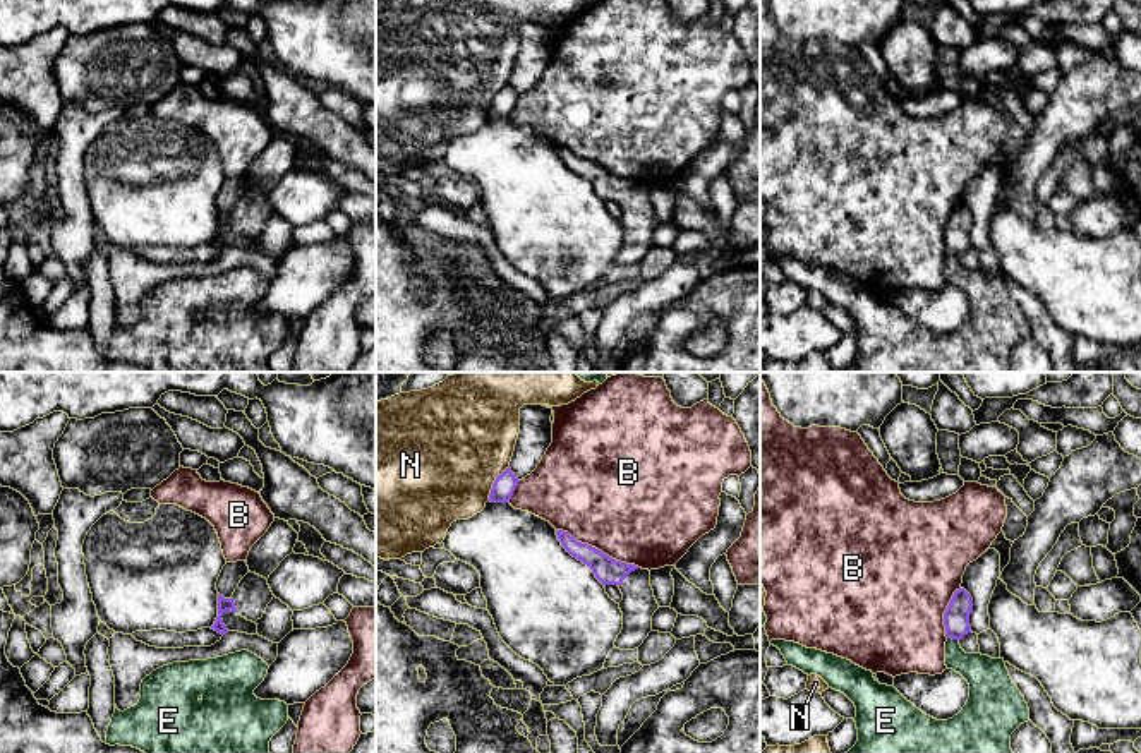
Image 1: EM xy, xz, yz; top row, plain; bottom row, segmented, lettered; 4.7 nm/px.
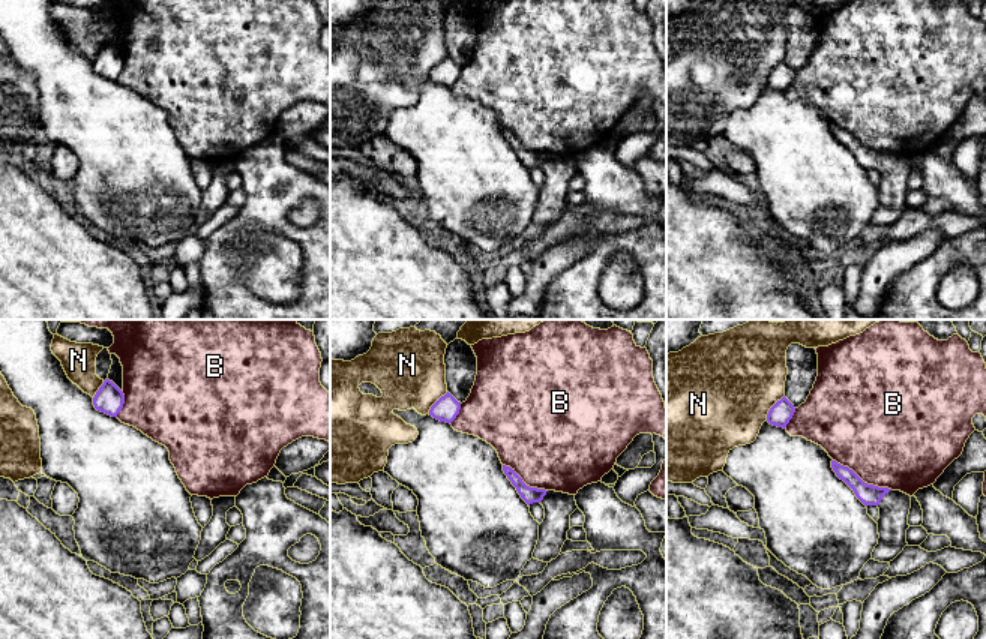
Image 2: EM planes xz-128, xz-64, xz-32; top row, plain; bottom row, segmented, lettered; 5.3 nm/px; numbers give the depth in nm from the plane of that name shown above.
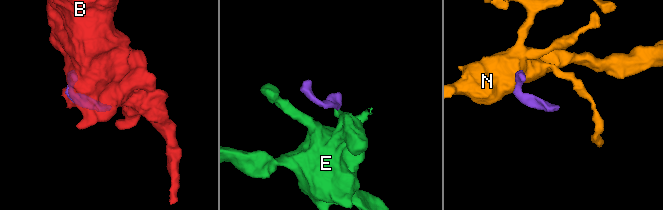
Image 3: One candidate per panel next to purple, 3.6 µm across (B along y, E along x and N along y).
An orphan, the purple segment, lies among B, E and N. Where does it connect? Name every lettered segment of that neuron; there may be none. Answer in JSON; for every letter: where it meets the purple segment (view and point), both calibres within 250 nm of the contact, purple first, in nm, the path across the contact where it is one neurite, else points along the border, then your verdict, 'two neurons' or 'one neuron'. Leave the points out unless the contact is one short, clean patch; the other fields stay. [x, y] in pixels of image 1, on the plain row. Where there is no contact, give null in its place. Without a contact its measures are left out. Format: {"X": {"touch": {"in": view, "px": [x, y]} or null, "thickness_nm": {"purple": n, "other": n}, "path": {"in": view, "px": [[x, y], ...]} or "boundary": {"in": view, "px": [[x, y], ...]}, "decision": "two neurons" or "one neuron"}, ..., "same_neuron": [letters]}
{"B": {"touch": {"in": "xz", "px": [597, 165]}, "thickness_nm": {"purple": 130, "other": 500}, "decision": "two neurons"}, "E": {"touch": {"in": "yz", "px": [953, 254]}, "thickness_nm": {"purple": 130, "other": 190}, "boundary": {"in": "yz", "px": [[947, 253], [958, 256]]}, "decision": "two neurons"}, "N": {"touch": {"in": "xz", "px": [495, 98]}, "thickness_nm": {"purple": 110, "other": 480}, "boundary": {"in": "xz", "px": [[508, 81], [496, 93], [488, 115]]}, "decision": "two neurons"}, "same_neuron": []}

